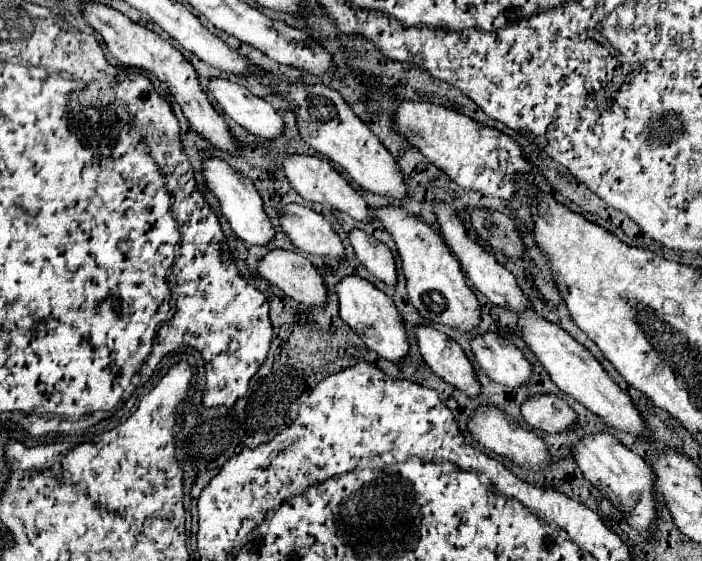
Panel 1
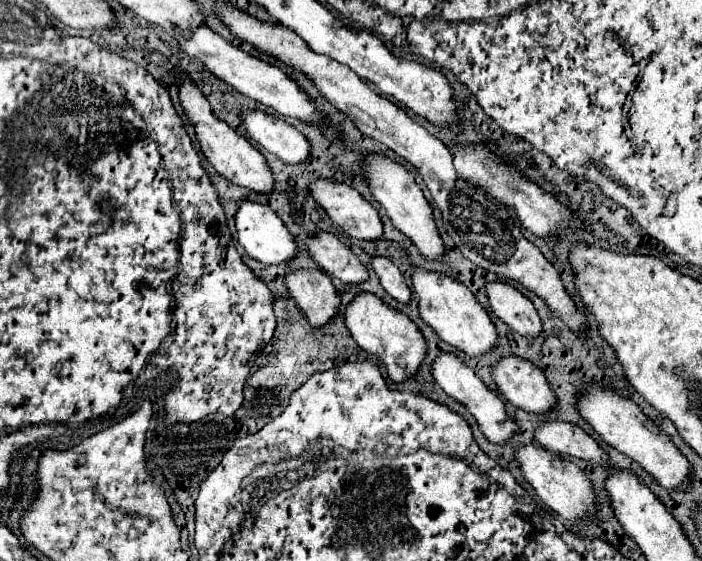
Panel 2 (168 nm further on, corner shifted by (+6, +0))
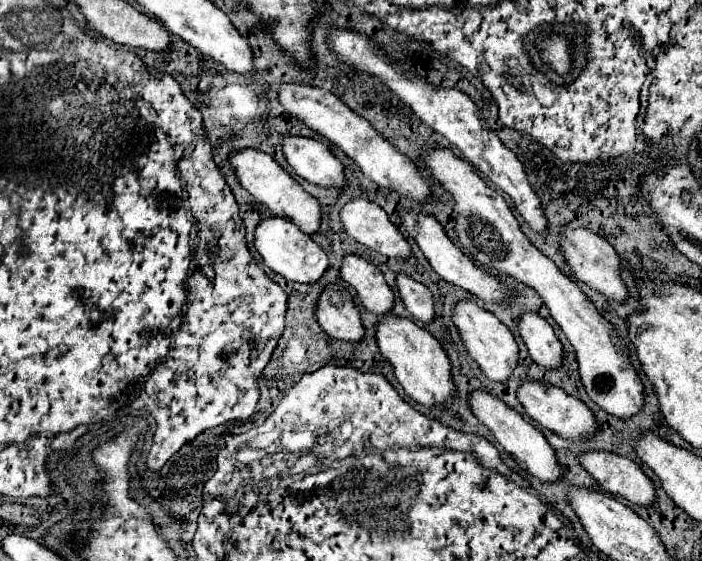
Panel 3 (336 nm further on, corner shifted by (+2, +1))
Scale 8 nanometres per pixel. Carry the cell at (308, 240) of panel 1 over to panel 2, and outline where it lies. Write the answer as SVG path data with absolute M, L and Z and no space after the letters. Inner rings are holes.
M319 232L313 238L307 238L309 252L313 260L325 270L329 276L339 278L345 284L363 284L369 280L367 268L359 262L359 258L329 232Z

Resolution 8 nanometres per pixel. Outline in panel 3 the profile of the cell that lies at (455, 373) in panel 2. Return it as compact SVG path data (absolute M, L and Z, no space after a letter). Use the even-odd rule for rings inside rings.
M475 389L469 393L467 397L469 405L471 405L471 411L473 415L487 425L487 429L493 433L493 437L497 439L497 443L513 457L513 461L529 471L531 475L539 477L541 481L557 481L561 477L561 467L557 465L557 459L555 459L555 451L549 447L549 443L545 441L543 433L533 427L531 423L527 423L523 419L521 413L517 413L513 407L509 407L507 403L503 403L501 399L493 397L489 391L483 391L483 389Z

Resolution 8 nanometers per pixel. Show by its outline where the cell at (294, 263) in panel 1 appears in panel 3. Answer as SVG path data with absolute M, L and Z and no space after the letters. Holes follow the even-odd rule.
M329 283L323 287L315 305L315 315L321 329L333 339L359 341L365 333L355 301L343 285Z

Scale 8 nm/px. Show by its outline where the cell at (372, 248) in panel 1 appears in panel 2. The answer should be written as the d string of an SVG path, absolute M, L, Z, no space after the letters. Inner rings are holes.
M375 256L371 262L373 262L373 270L377 272L379 282L387 290L387 294L391 294L401 304L409 304L411 302L411 290L405 284L405 278L399 272L399 268L389 258L383 258L383 256Z

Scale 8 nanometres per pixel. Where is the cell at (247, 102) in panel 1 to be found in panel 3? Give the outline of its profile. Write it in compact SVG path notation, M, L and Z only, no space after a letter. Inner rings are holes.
M285 135L281 139L281 149L287 163L305 181L321 187L339 187L339 189L345 185L343 165L321 141L313 137Z

